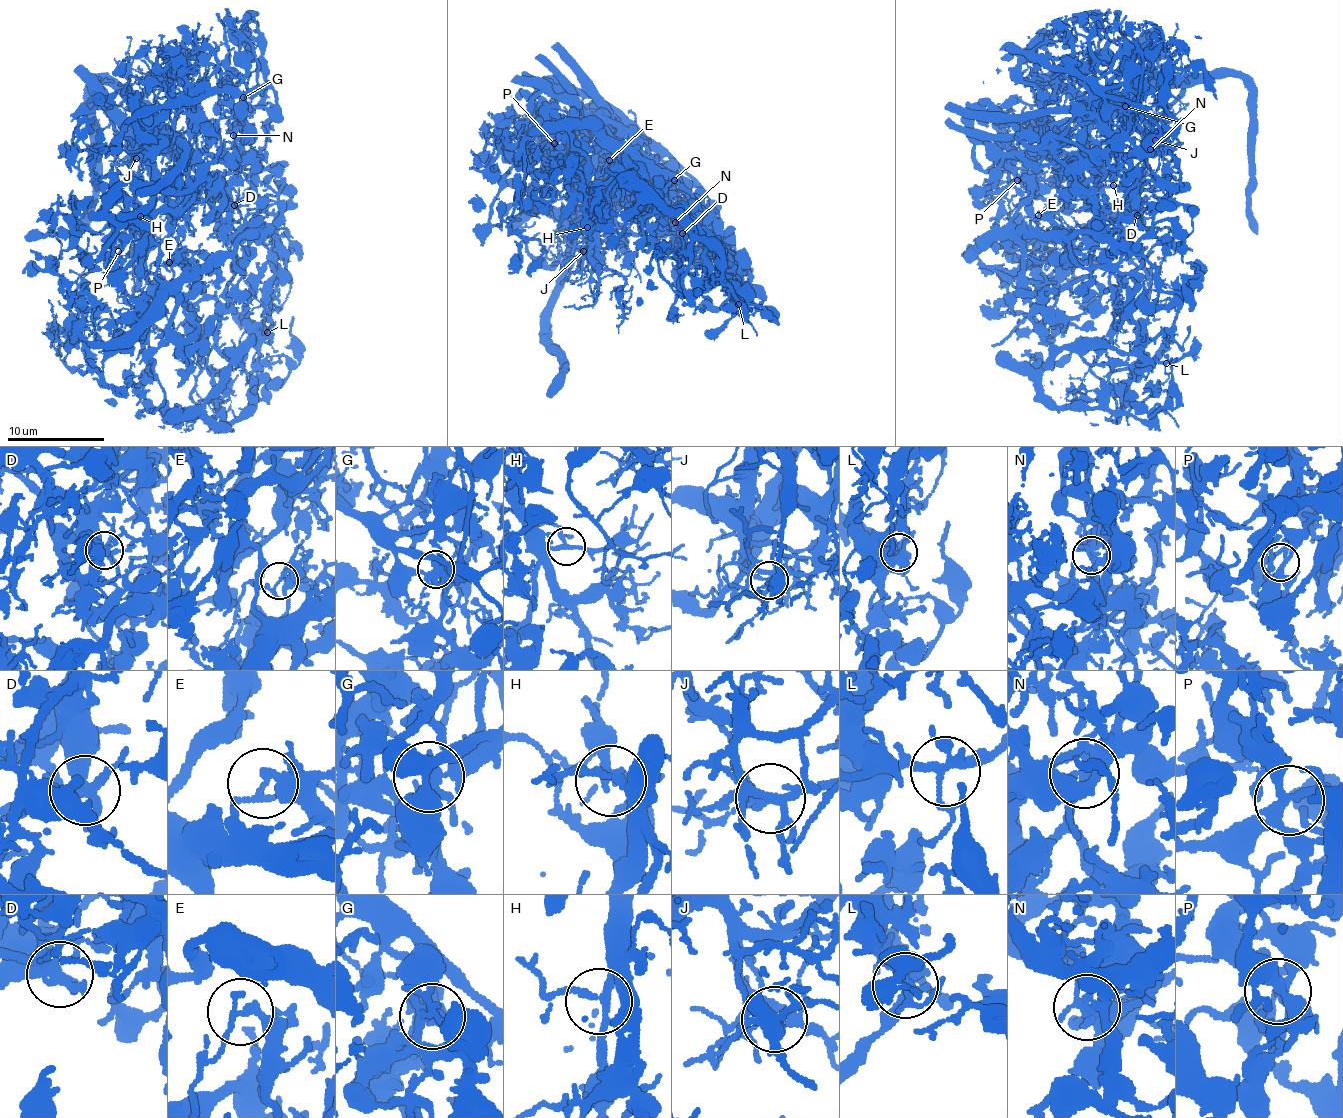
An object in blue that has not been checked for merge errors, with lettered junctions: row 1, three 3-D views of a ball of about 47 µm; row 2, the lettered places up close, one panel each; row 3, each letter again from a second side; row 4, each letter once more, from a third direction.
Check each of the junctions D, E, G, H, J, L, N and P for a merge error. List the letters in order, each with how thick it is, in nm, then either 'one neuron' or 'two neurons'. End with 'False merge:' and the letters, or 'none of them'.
D: calibre 360 nm; two neurons
E: calibre 140 nm; two neurons
G: calibre 300 nm; two neurons
H: calibre 200 nm; one neuron
J: calibre 200 nm; two neurons
L: calibre 240 nm; one neuron
N: calibre 260 nm; two neurons
P: calibre 240 nm; one neuron
False merge: D, E, G, J, N

